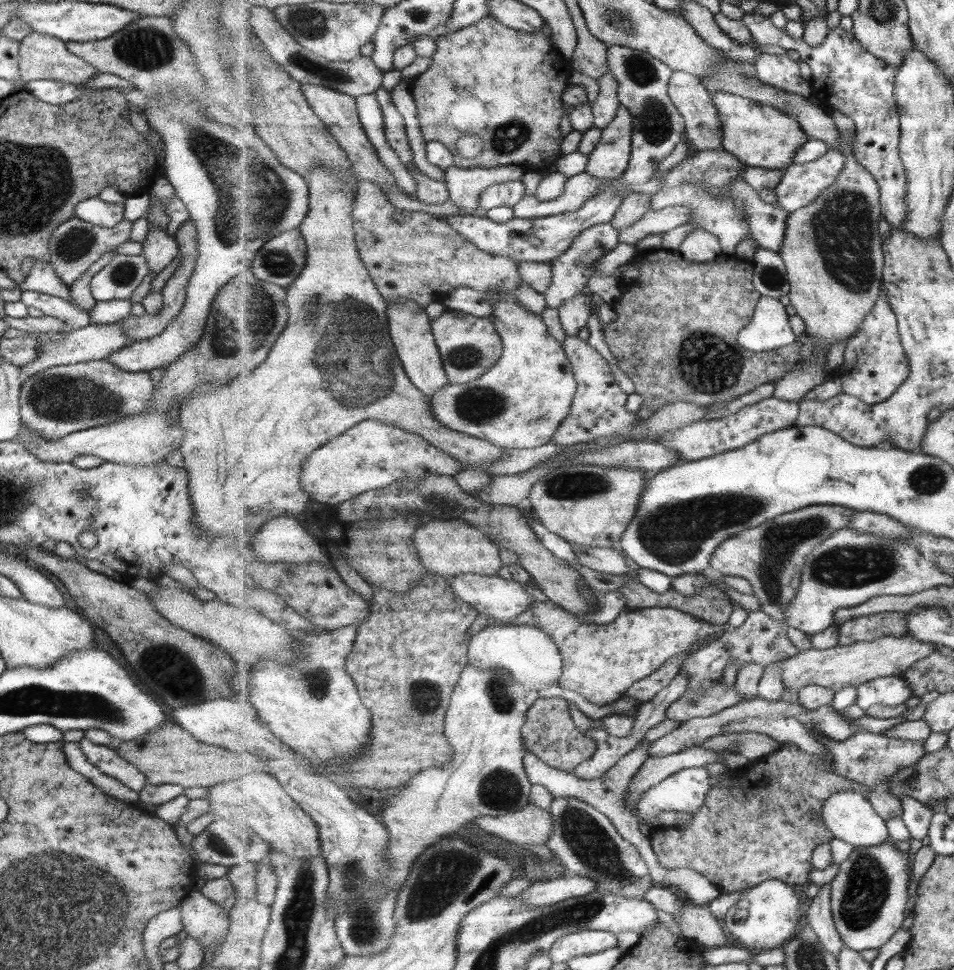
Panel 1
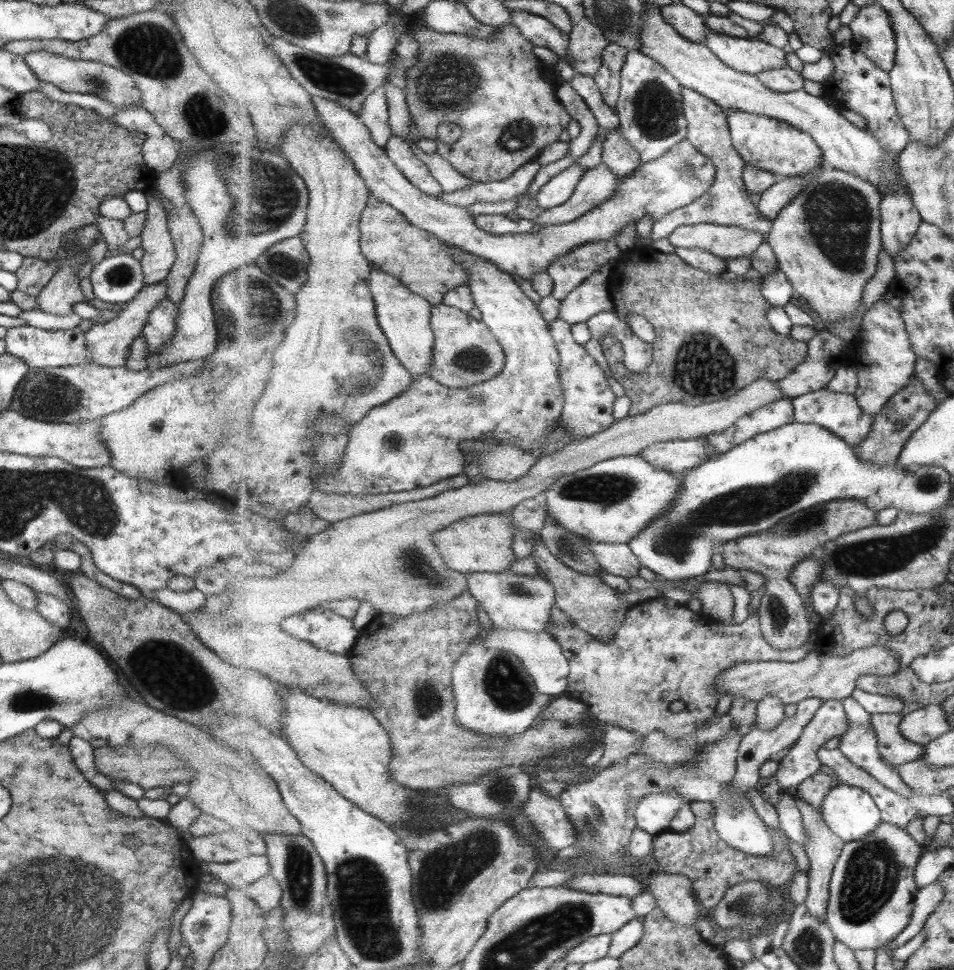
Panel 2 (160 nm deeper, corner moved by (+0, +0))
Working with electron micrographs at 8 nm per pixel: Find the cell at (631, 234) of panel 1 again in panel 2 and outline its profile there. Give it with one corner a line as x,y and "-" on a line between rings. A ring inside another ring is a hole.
682,86
682,97
684,98
685,116
688,120
689,142
692,142
693,146
701,151
701,154
708,156
715,163
716,181
709,192
695,202
683,208
672,210
660,220
655,221
650,238
645,241
638,241
637,246
651,244
656,240
668,239
676,228
685,224
737,225
762,232
767,238
771,232
773,220
763,216
757,205
751,202
750,192
747,190
744,181
744,168
747,163
733,144
728,124
728,112
722,106
713,102
712,98
707,98
704,94
699,94
696,90
686,86

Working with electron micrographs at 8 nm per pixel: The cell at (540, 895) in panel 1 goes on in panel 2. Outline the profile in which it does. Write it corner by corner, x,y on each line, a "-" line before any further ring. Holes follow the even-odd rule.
605,872
594,874
583,874
573,877
563,888
569,890
579,890
579,892
603,893
621,895
624,897
636,897
648,891
648,887
643,886
631,876
615,875

